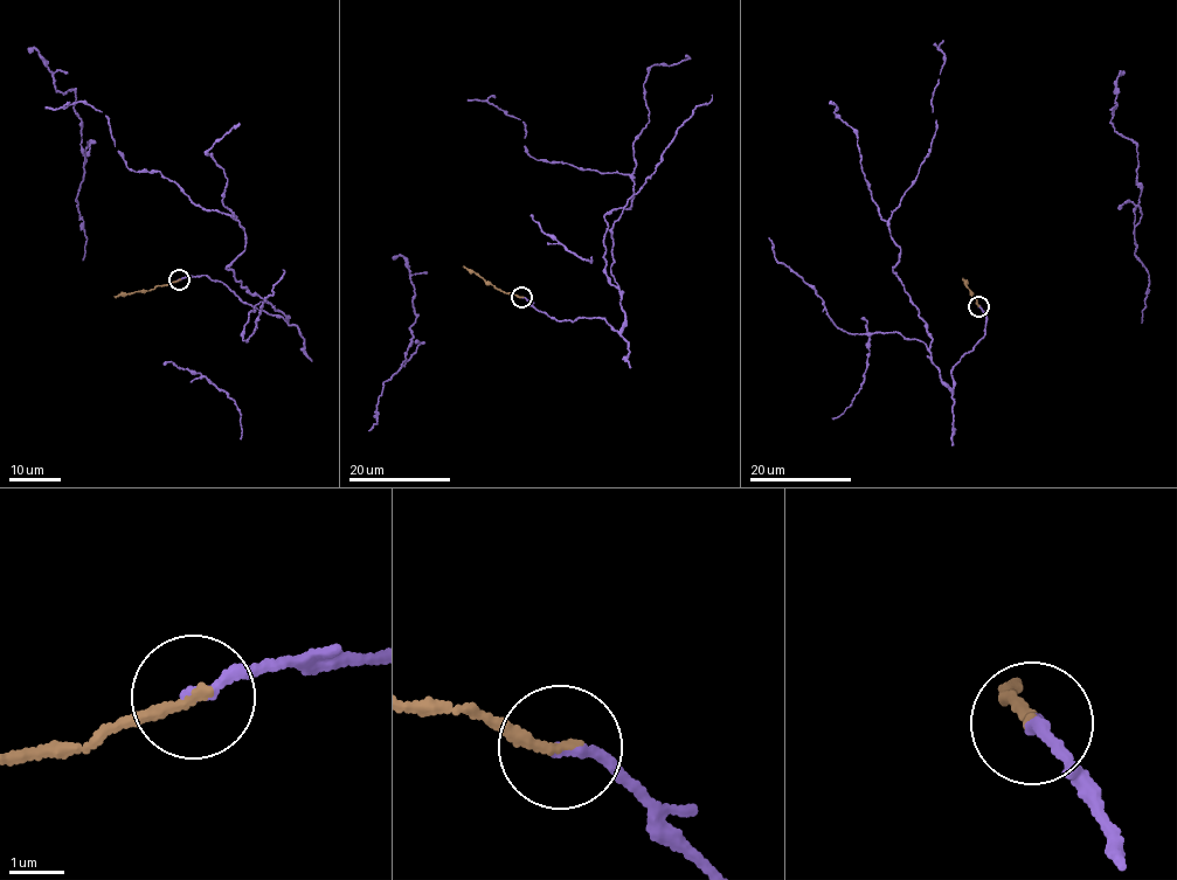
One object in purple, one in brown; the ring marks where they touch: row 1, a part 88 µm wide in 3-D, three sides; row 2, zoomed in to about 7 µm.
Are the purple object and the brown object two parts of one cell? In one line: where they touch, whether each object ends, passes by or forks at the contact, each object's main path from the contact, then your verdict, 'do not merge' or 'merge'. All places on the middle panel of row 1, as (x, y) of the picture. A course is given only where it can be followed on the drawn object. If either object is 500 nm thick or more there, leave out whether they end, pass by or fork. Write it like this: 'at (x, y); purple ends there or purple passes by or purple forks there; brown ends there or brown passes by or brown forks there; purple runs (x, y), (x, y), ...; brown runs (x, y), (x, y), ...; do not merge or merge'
at (521, 297); purple ends there; brown ends there; purple runs (521, 297), (620, 330), (604, 215), (630, 208), (635, 184), (532, 158), (525, 123), (468, 101); brown runs (521, 297), (486, 284), (463, 267); merge

